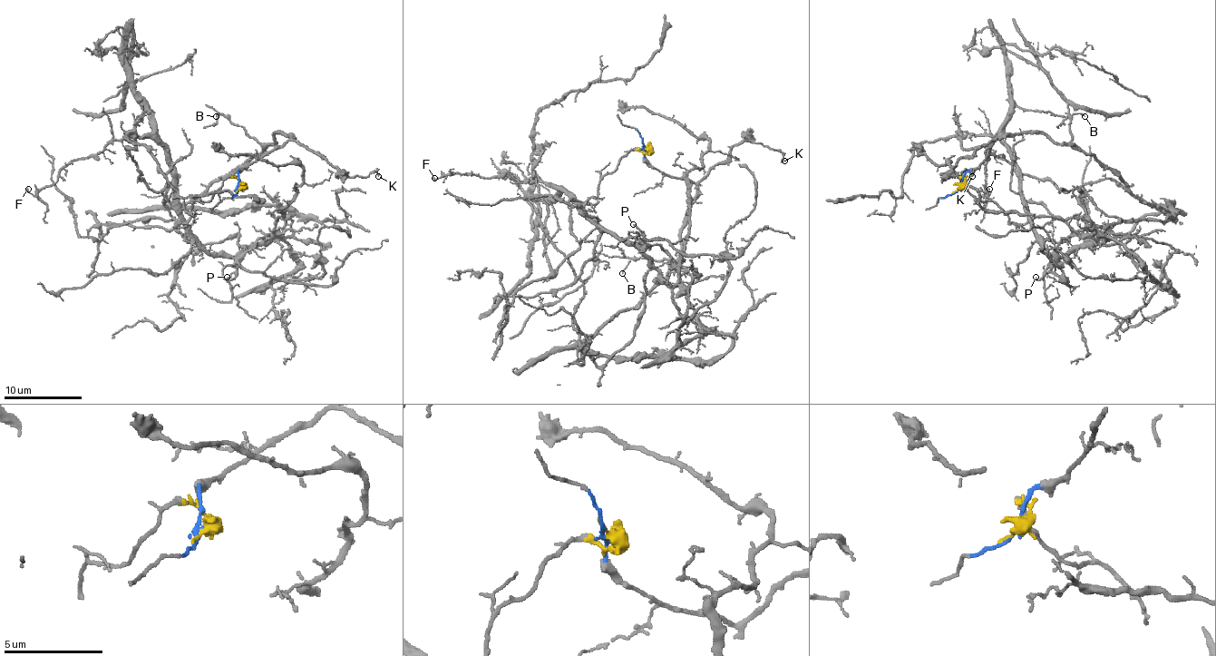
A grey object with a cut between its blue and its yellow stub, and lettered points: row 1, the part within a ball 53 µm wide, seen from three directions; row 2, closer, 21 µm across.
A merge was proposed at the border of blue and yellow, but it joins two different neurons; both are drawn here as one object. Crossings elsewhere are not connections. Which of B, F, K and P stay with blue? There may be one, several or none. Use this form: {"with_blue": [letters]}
{"with_blue": ["B", "K"]}

